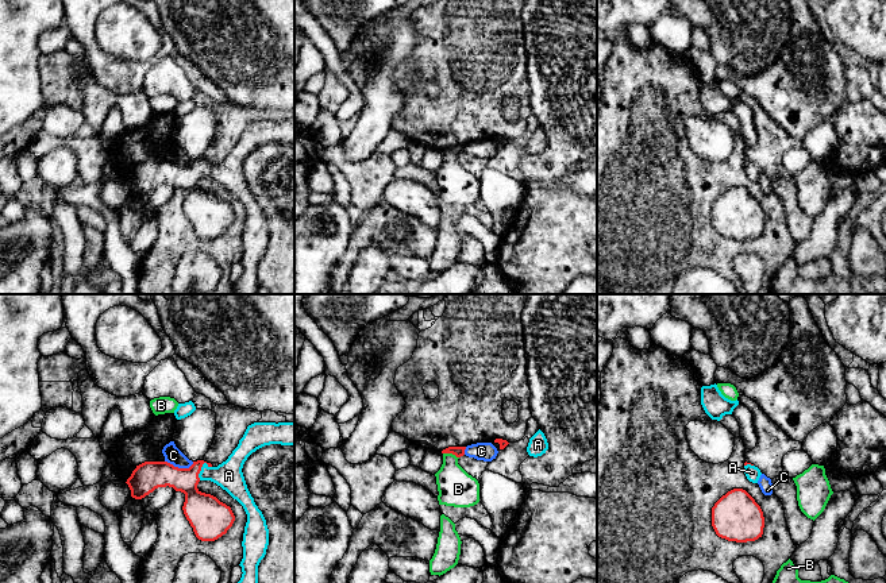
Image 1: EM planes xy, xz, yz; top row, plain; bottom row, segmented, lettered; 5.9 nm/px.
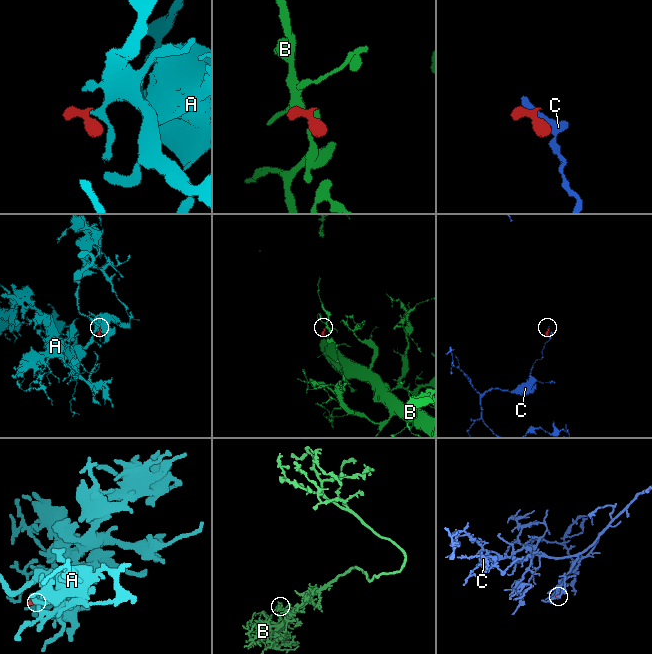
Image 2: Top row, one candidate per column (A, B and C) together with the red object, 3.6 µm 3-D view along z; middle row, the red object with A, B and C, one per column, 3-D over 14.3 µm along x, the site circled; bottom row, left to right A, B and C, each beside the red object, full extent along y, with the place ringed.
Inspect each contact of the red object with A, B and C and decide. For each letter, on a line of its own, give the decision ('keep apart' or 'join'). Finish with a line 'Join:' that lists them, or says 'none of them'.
A: join
B: keep apart
C: keep apart
Join: A

